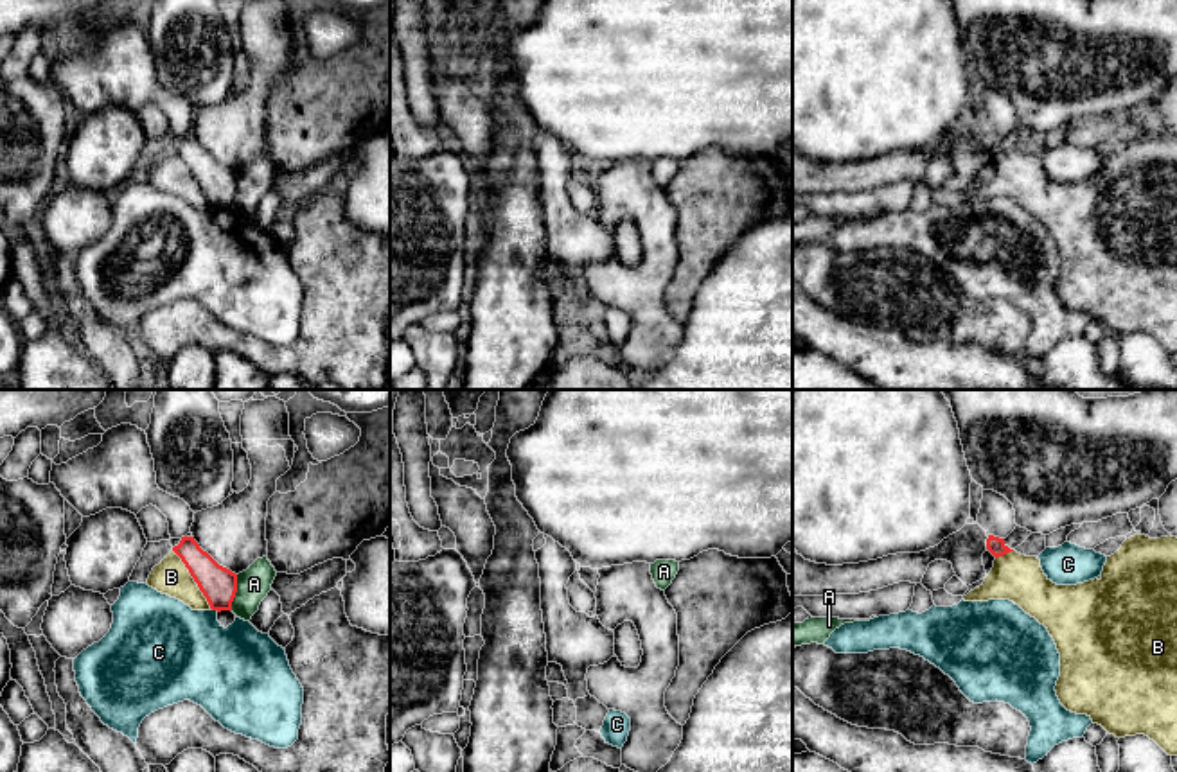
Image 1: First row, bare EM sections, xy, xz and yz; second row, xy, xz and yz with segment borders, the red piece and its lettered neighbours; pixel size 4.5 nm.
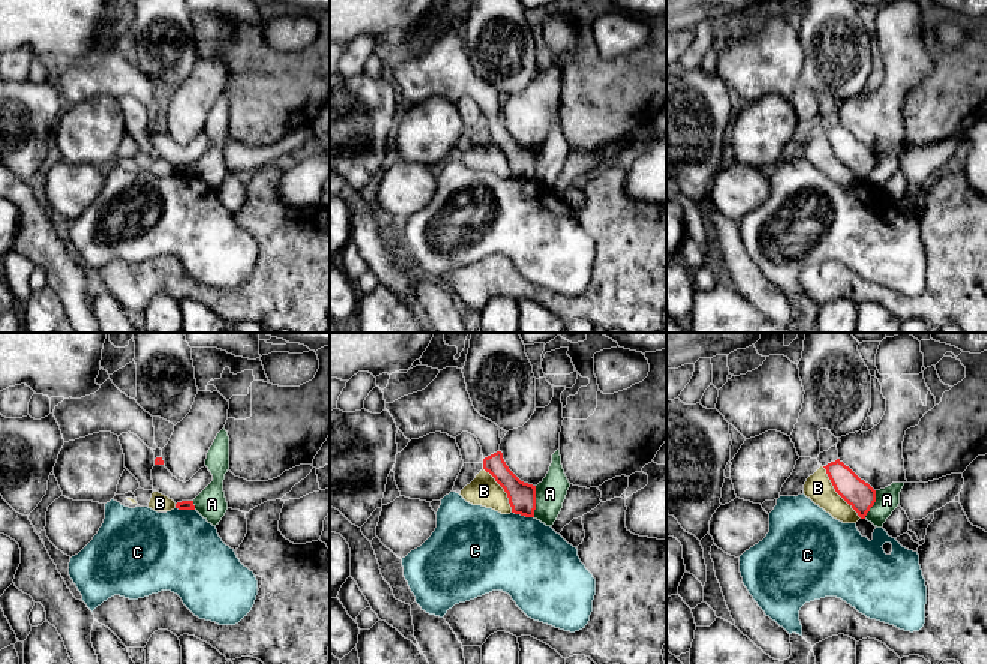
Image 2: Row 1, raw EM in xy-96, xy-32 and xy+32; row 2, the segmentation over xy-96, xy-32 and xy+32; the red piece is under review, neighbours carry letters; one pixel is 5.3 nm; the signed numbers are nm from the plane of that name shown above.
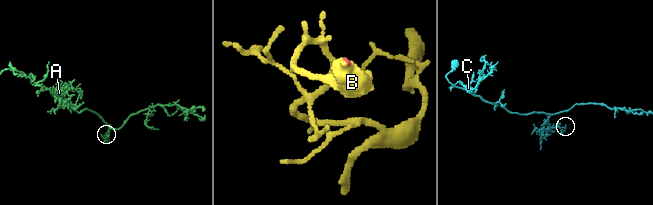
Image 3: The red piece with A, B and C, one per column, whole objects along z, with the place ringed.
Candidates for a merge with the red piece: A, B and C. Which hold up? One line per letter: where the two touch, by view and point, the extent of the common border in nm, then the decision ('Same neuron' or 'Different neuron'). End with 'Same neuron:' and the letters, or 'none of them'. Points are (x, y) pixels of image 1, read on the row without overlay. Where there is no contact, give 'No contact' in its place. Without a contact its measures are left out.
A: Touches red at xy (236, 189). Shared border 160 nm. Different neuron
B: Touches red at xy (194, 178). Shared border 320 nm. Different neuron
C: Touches red at xy (216, 207). Shared border 30 nm. Different neuron
Same neuron: none of them

